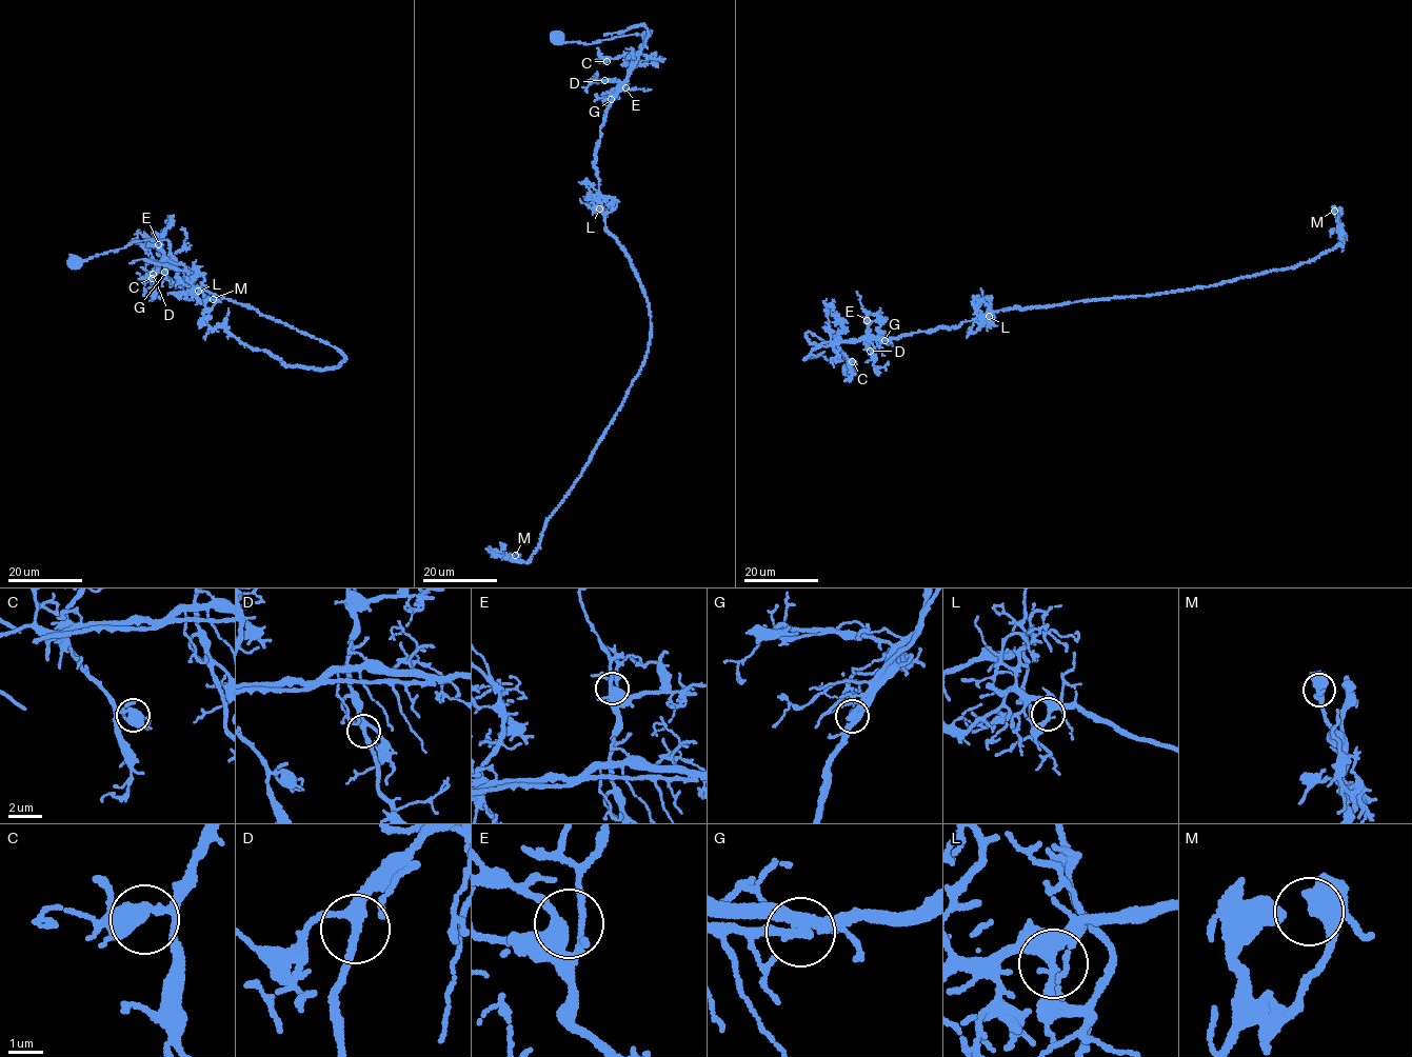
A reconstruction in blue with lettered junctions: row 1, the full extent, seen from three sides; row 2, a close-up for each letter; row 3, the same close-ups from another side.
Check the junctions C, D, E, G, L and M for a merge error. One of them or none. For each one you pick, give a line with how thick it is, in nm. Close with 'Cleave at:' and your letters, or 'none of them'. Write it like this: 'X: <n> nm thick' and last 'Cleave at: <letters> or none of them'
G: 340 nm thick
Cleave at: G

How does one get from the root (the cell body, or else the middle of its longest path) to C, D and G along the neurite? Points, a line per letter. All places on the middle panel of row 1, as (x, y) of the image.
C: (558, 37), (563, 42), (584, 44), (651, 31), (643, 34), (639, 53), (633, 59), (623, 55), (607, 61)
D: (558, 37), (563, 42), (584, 44), (651, 31), (643, 34), (642, 44), (625, 81), (620, 83), (604, 80)
G: (558, 37), (563, 42), (584, 44), (651, 31), (643, 34), (628, 79), (612, 99)

